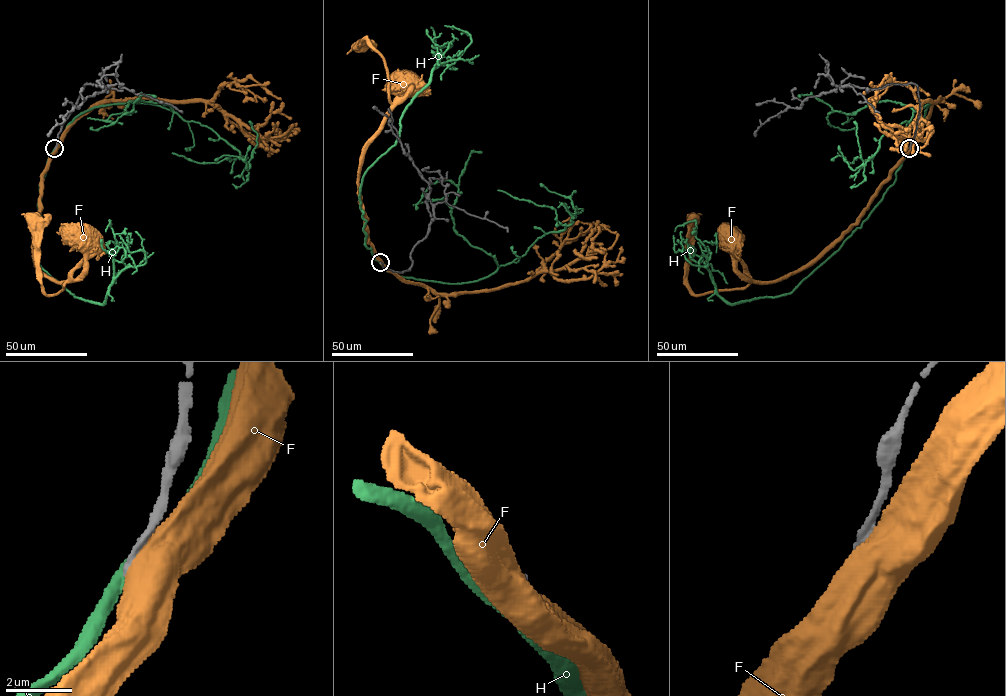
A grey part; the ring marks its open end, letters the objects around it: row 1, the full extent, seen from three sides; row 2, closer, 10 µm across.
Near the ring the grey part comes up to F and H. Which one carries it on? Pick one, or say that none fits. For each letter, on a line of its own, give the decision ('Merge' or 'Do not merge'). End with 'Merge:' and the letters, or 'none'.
F: Do not merge
H: Do not merge
Merge: none

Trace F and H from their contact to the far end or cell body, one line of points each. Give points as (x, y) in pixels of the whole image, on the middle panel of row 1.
F: (381, 262), (368, 243), (358, 179), (361, 156), (391, 103), (385, 60), (365, 39), (359, 45), (361, 49)
H: (380, 263), (365, 245), (362, 178), (395, 144), (403, 111), (439, 64), (431, 27)

